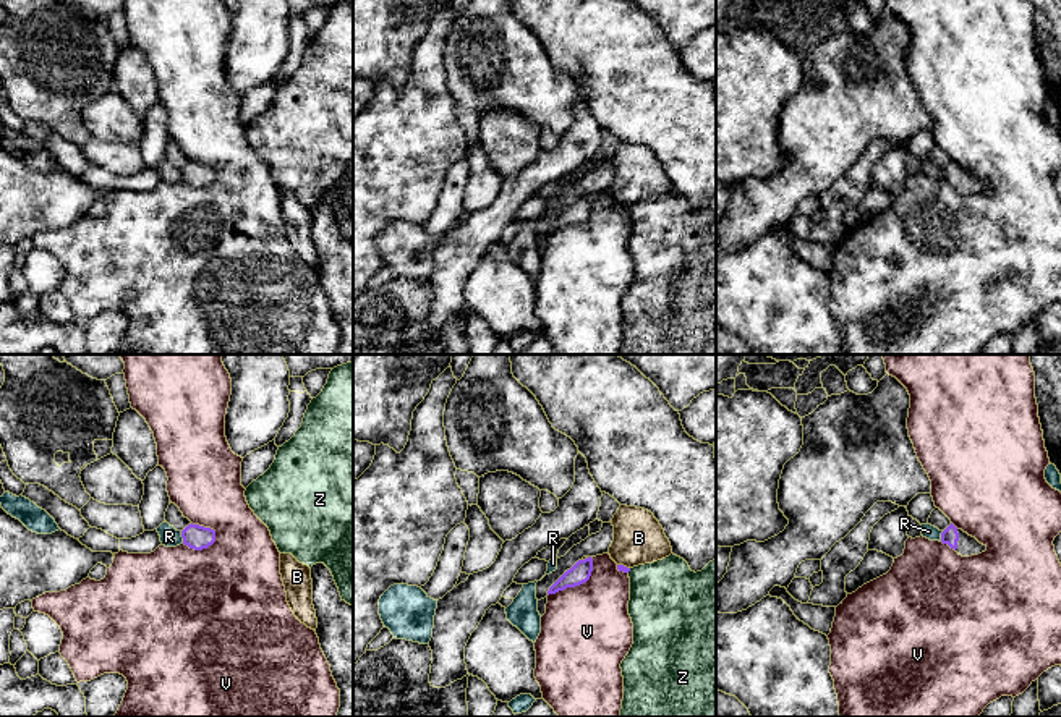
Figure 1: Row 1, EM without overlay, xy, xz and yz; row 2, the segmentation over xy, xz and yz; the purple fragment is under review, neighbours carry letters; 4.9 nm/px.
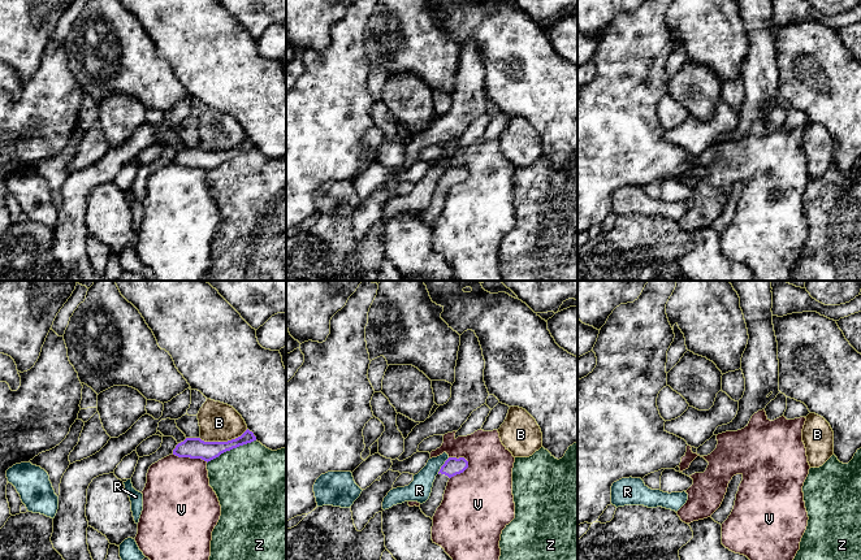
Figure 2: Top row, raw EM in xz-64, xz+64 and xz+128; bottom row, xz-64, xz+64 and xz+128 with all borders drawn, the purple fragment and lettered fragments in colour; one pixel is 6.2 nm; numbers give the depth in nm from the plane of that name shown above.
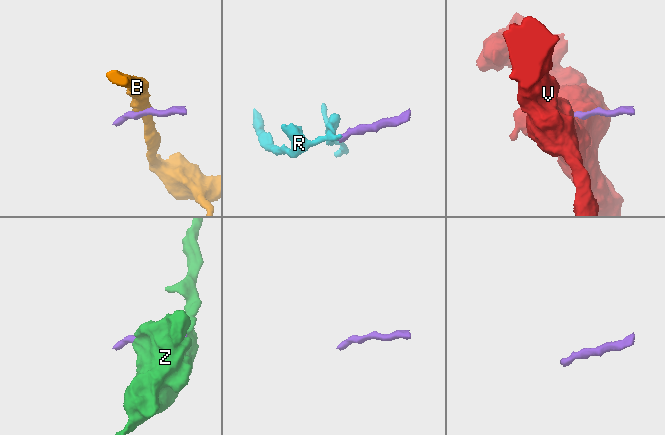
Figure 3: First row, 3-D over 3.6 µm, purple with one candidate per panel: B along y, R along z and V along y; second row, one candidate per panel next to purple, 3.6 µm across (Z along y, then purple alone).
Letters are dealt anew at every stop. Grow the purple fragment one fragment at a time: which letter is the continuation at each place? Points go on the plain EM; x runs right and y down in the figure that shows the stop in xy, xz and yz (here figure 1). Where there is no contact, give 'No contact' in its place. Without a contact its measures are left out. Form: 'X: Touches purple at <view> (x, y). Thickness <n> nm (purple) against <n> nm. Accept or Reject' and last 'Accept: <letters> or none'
B: Touches purple at xz (622, 203). Thickness 30 nm (purple) against 260 nm. Reject
R: Touches purple at xy (182, 173). Thickness 120 nm (purple) against 100 nm. Reject
V: Touches purple at xz (577, 222). Thickness 100 nm (purple) against 460 nm. Reject
Z: Touches purple at xz (629, 207). Thickness 30 nm (purple) against 380 nm. Reject
Accept: none

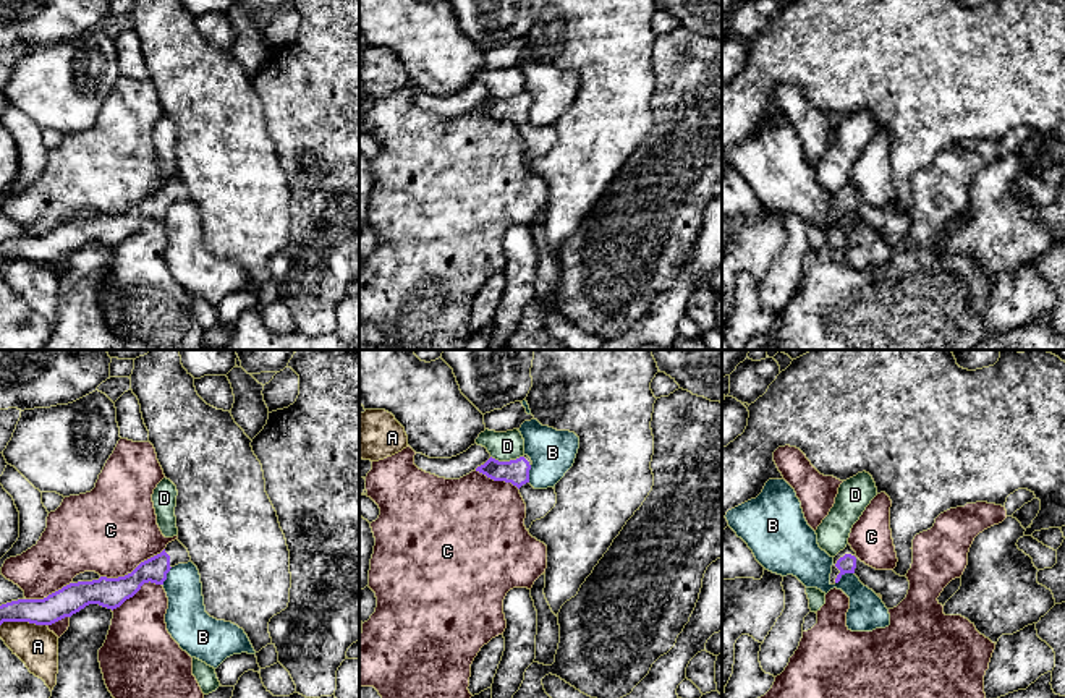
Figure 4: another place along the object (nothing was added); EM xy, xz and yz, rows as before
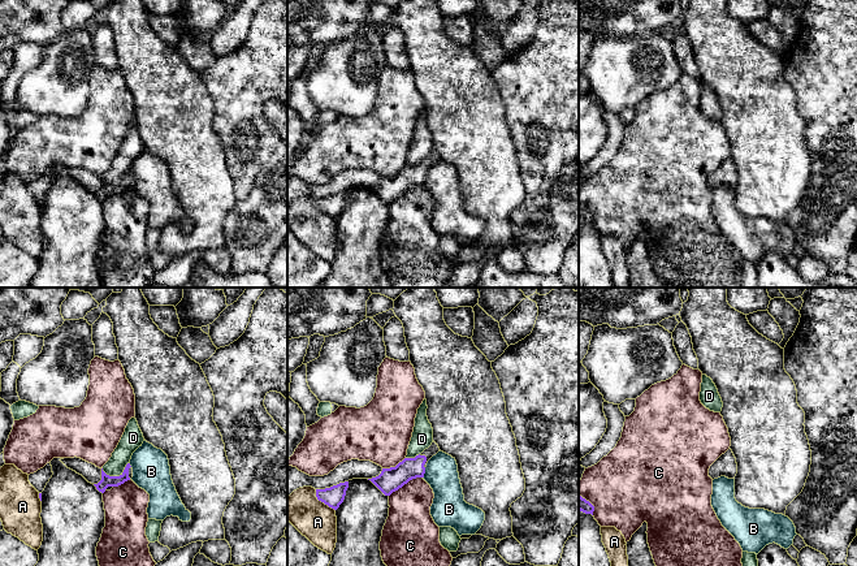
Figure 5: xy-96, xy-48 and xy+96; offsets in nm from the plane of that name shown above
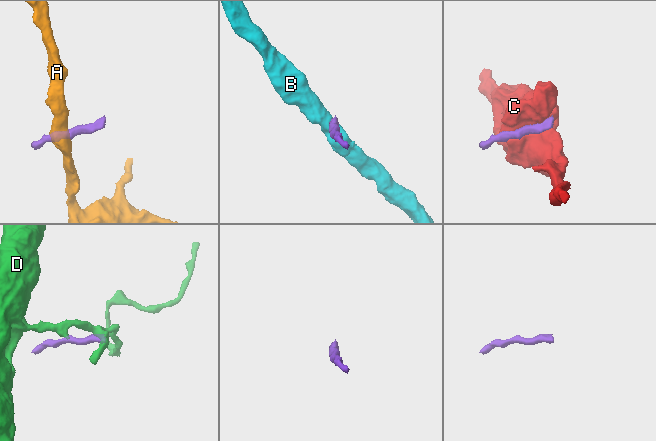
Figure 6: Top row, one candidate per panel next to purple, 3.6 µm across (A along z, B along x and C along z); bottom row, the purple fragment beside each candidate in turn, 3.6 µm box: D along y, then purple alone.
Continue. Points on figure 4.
A: Touches purple at xy (23, 258). Thickness 140 nm (purple) against 200 nm. Reject
B: Touches purple at yz (844, 211). Thickness 90 nm (purple) against 220 nm. Reject
C: Touches purple at xy (133, 208). Thickness 150 nm (purple) against 440 nm. Reject
D: Touches purple at xz (507, 99). Thickness 130 nm (purple) against 140 nm. Reject
Accept: none

